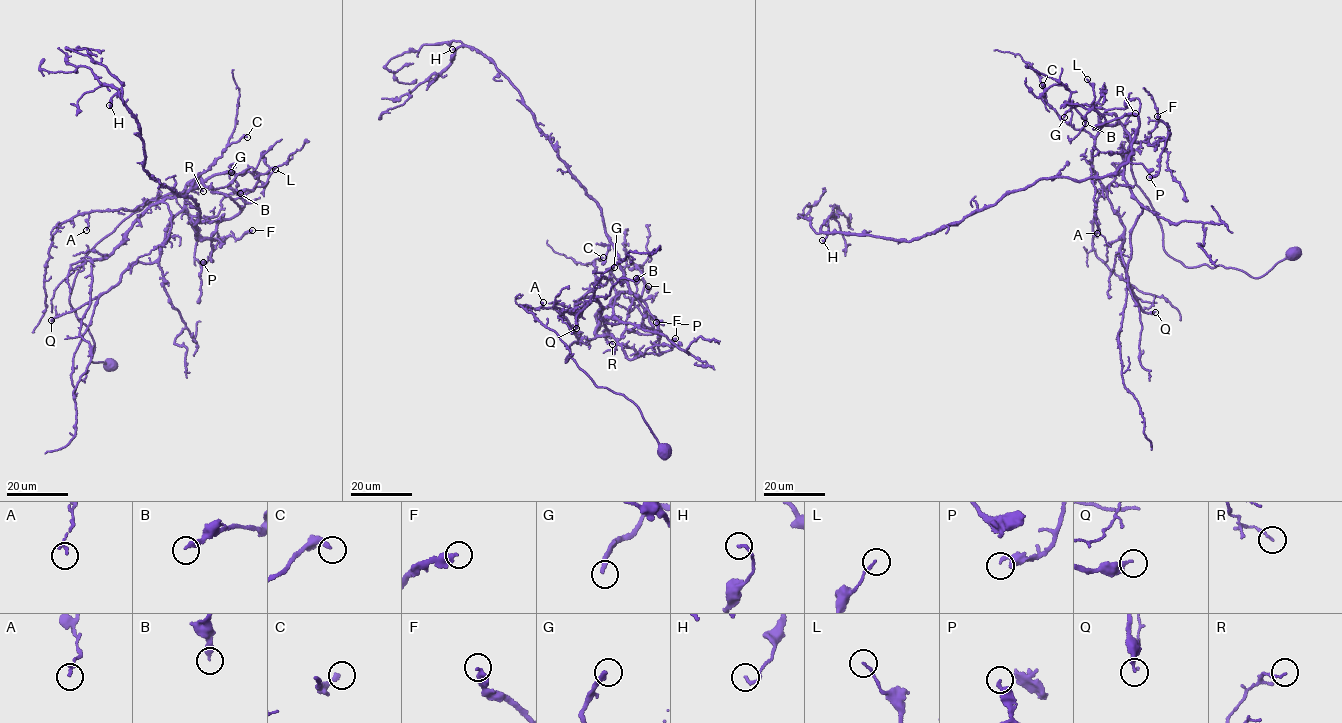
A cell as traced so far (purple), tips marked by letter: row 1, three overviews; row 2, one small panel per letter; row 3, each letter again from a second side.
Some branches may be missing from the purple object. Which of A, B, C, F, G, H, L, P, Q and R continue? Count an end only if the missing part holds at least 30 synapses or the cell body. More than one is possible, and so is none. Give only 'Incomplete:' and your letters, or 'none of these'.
Incomplete: G

